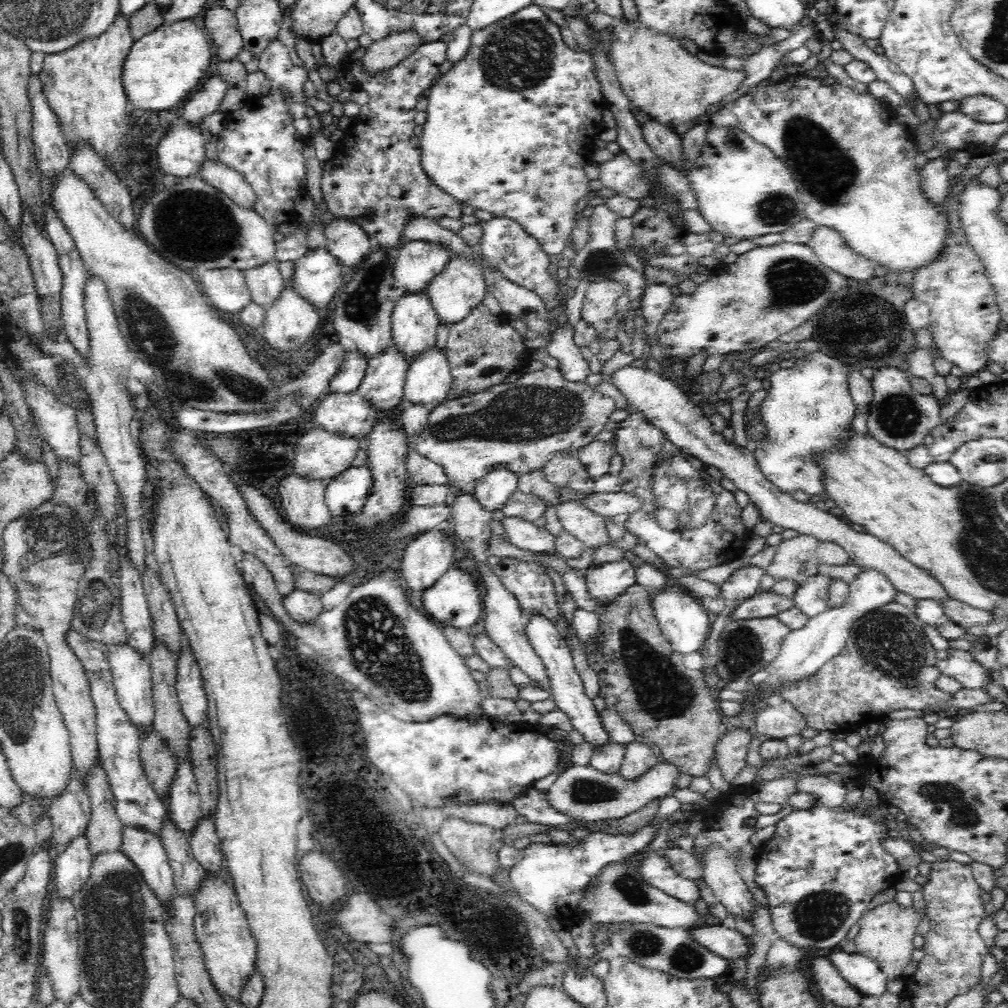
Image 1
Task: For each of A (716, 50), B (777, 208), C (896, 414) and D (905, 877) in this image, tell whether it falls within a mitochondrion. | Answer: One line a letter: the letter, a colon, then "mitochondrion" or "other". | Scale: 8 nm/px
A: other
B: mitochondrion
C: mitochondrion
D: other

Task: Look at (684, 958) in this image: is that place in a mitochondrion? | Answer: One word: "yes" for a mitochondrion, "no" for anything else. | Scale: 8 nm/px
yes

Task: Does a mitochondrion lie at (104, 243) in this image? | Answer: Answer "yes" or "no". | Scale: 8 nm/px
no

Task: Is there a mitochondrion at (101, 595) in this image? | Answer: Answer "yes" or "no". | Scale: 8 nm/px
yes

